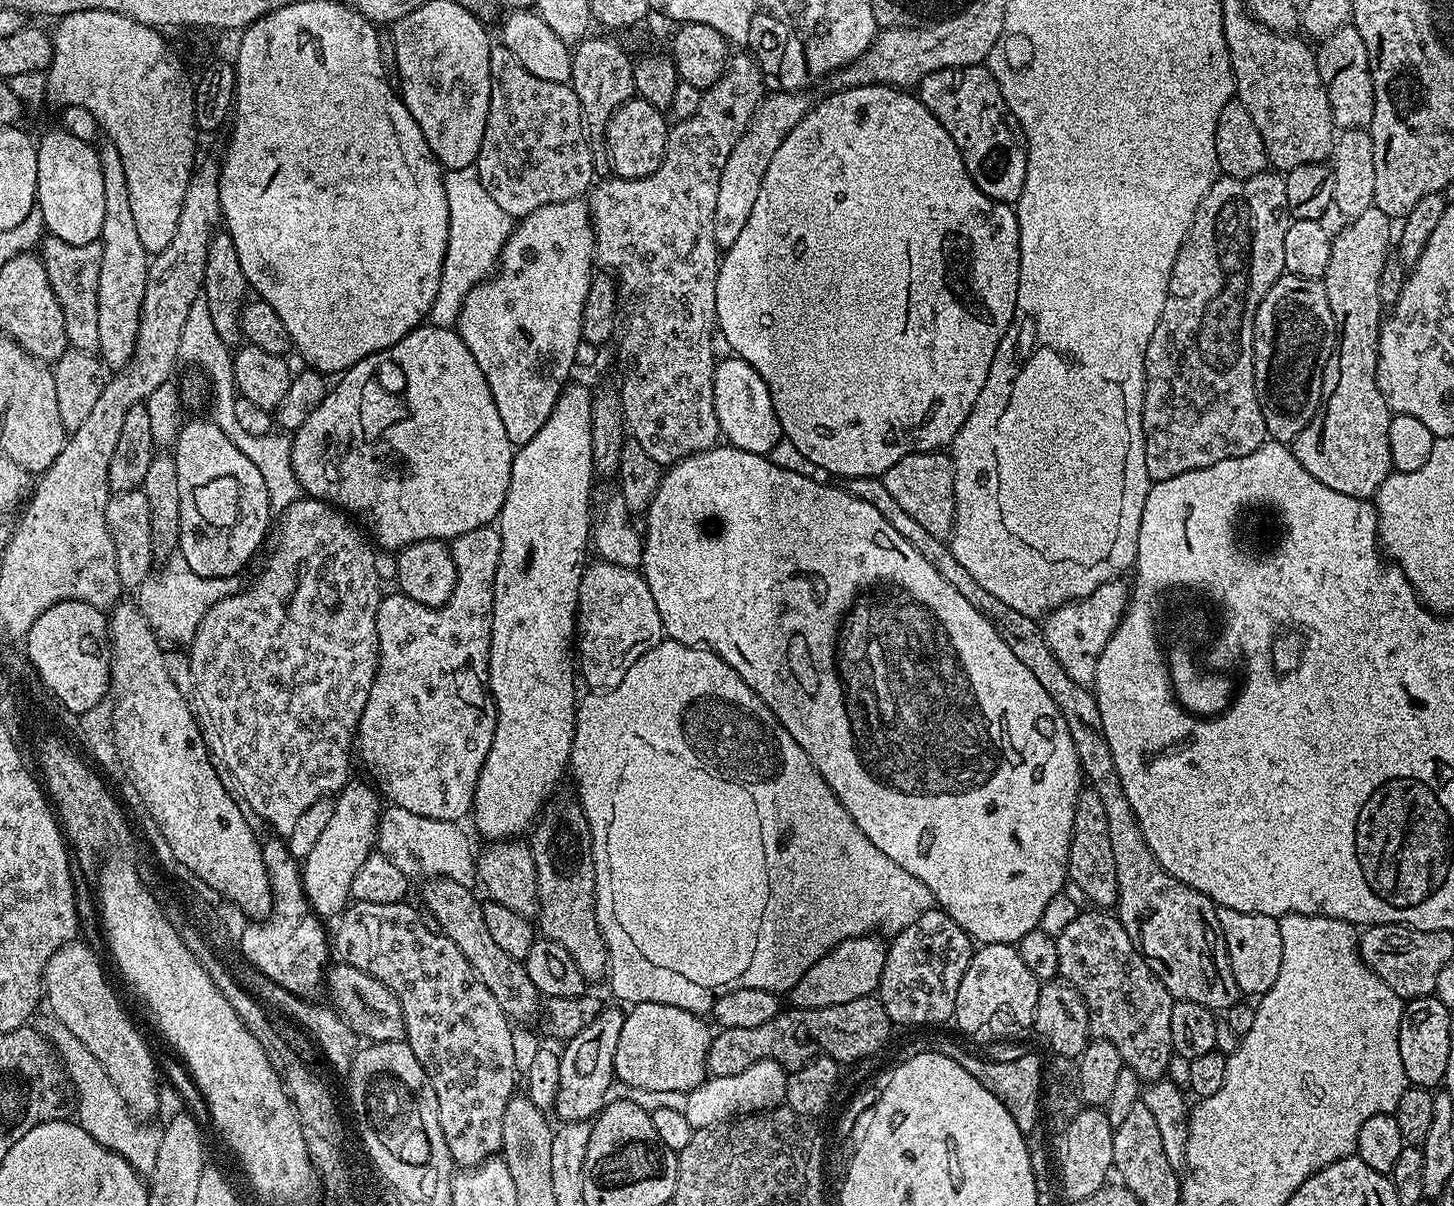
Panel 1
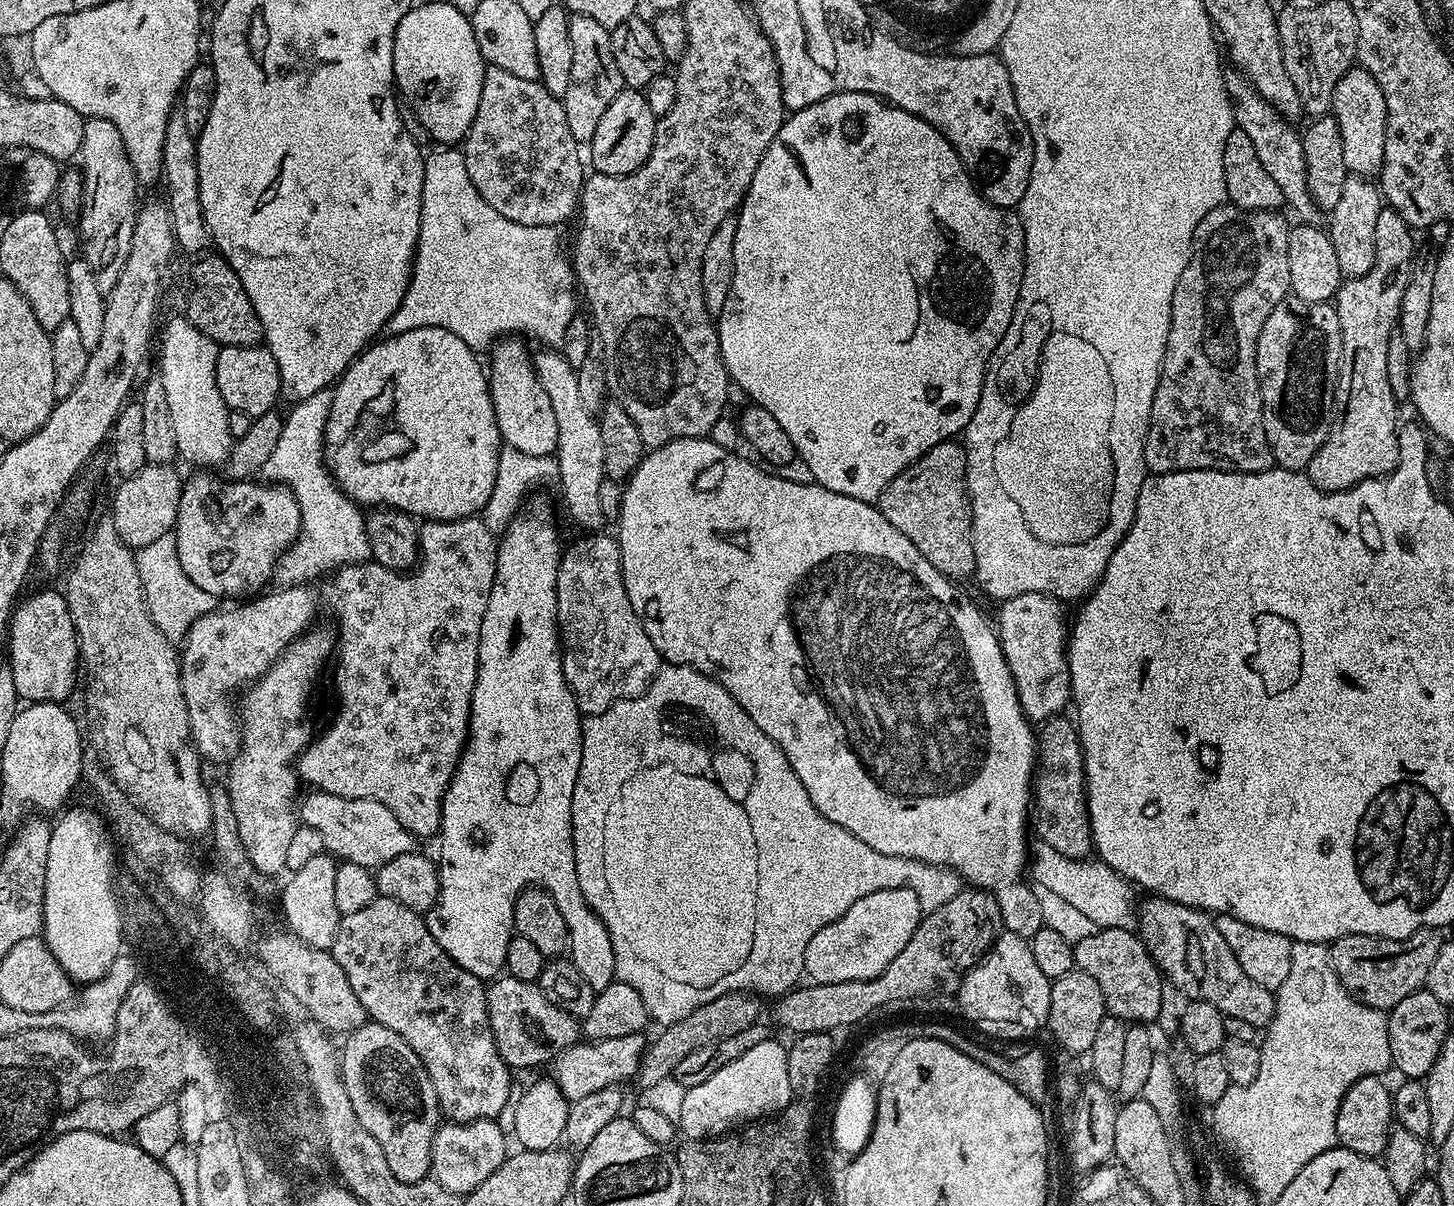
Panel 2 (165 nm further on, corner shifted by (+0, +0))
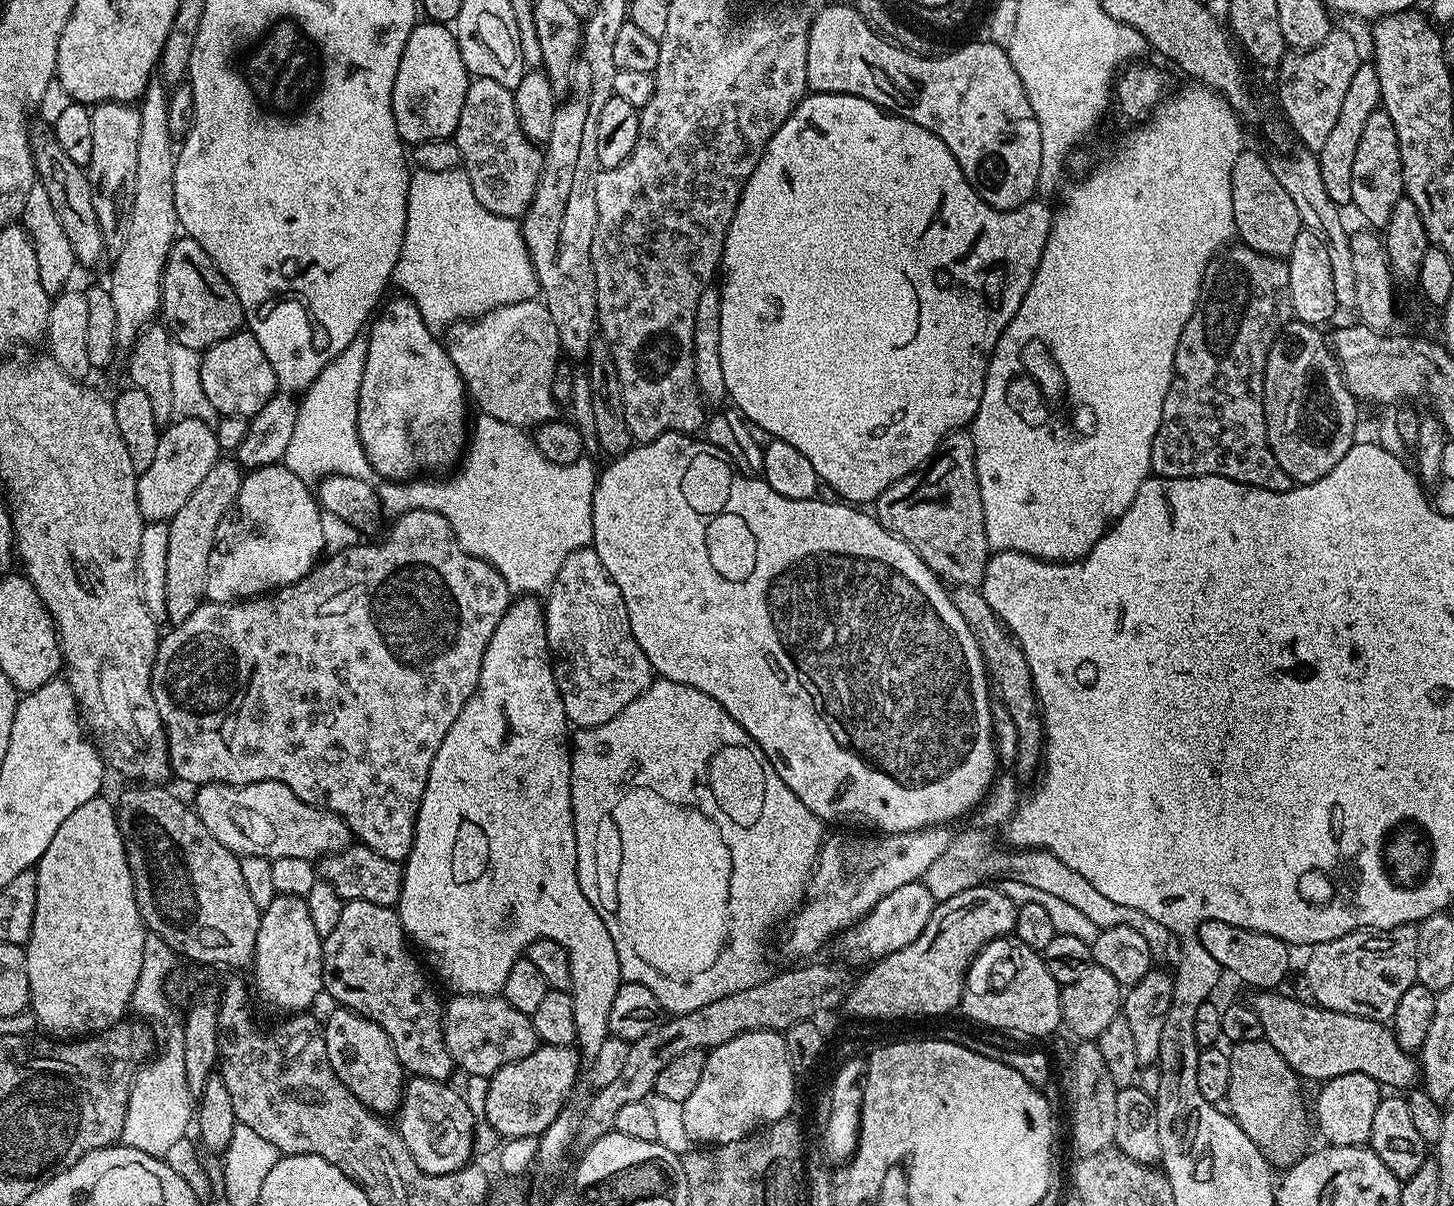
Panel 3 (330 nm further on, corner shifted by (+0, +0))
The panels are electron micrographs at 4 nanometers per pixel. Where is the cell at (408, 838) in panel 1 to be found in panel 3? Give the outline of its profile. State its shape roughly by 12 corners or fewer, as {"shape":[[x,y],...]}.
{"shape":[[277,780],[202,784],[196,817],[231,852],[315,861],[348,824]]}

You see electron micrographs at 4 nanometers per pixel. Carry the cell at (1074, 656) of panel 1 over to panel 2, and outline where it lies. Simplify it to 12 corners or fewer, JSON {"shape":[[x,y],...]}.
{"shape":[[1045,592],[994,619],[1029,722],[1069,691],[1069,617]]}

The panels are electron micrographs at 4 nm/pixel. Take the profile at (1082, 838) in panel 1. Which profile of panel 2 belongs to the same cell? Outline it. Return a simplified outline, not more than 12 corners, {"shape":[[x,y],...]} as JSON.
{"shape":[[1071,719],[1038,728],[1030,828],[1093,855],[1084,751]]}

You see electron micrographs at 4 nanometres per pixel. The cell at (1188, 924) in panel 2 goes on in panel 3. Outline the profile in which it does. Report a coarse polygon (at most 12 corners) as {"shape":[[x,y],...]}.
{"shape":[[1260,990],[1264,1039],[1297,1076],[1417,1083],[1387,1023]]}

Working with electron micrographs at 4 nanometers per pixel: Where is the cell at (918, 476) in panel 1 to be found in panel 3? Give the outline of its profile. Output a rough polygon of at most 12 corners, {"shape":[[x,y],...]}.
{"shape":[[971,431],[874,501],[941,581],[983,585]]}

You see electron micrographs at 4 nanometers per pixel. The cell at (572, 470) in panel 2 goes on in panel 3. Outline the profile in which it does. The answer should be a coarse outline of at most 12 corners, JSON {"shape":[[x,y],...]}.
{"shape":[[539,299],[442,340],[471,403],[514,424],[549,403],[562,359]]}

